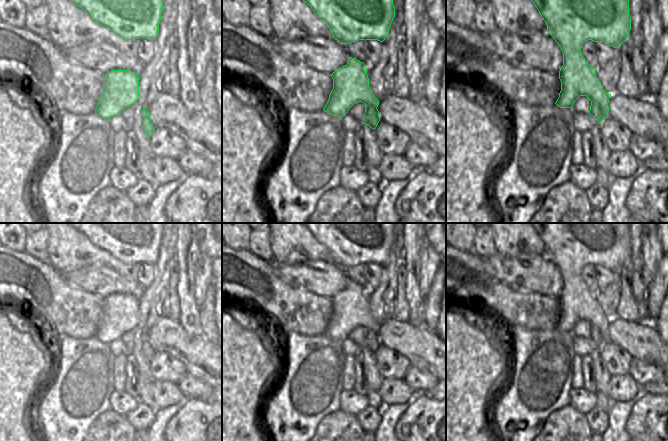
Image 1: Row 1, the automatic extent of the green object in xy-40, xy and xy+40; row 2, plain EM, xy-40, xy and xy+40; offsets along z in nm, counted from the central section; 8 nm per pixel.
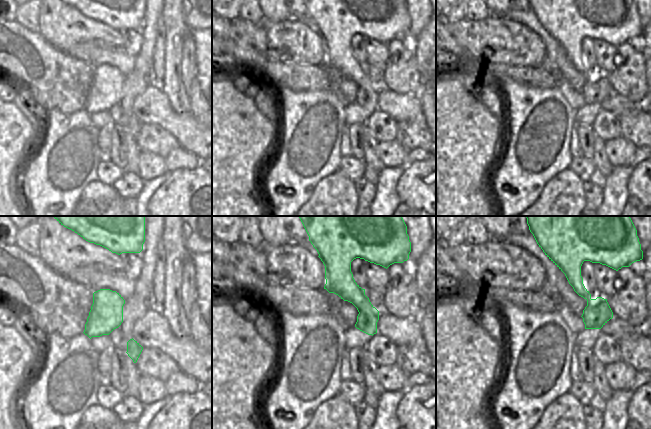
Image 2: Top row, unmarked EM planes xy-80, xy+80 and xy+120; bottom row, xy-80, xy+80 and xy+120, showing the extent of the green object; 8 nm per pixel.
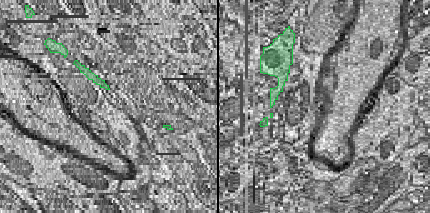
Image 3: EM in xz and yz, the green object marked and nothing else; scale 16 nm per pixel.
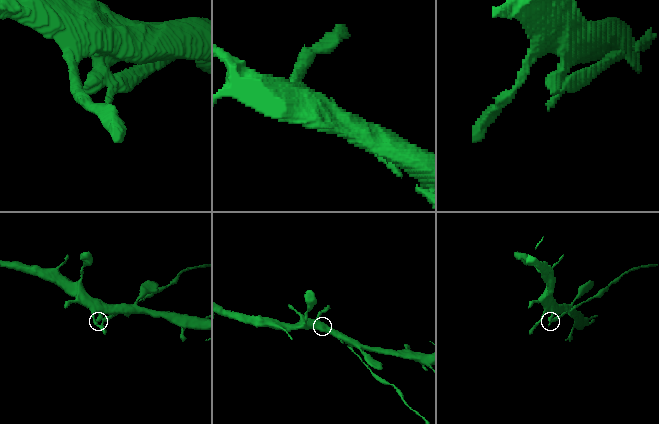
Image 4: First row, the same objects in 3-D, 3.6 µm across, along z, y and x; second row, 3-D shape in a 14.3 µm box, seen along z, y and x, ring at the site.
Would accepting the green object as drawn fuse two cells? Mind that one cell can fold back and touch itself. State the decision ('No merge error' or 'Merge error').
Merge error

